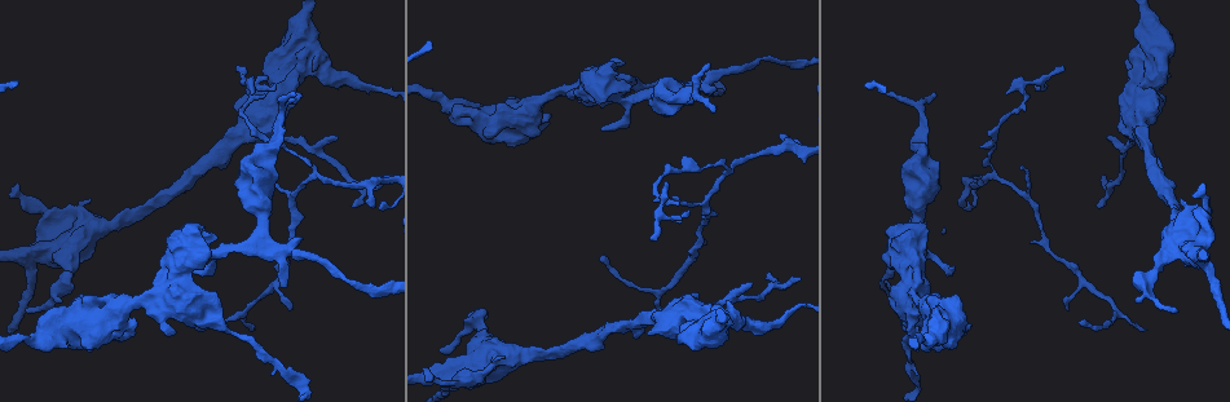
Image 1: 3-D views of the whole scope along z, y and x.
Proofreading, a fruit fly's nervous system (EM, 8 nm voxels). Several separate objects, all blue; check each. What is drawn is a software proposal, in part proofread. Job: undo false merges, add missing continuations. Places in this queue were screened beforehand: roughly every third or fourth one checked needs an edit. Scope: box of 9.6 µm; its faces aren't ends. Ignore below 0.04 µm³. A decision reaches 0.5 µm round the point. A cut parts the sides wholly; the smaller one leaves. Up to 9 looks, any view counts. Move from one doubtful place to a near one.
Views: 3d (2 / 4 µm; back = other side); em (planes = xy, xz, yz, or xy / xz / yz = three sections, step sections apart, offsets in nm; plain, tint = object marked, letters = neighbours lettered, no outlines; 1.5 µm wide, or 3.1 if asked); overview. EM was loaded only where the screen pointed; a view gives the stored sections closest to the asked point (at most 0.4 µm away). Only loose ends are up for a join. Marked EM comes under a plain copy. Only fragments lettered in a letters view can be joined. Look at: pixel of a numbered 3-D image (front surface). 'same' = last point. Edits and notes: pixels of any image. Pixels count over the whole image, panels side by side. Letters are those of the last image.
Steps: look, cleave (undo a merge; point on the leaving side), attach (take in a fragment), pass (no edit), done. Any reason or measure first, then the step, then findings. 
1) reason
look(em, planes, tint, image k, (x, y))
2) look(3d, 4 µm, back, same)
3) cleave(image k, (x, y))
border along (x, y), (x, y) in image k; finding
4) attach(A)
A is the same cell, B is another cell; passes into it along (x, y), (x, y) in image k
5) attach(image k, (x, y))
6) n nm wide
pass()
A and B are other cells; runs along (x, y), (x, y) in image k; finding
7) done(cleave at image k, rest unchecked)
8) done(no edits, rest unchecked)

long arm stops here
look(3d, 4 µm, image 1, (440, 350))

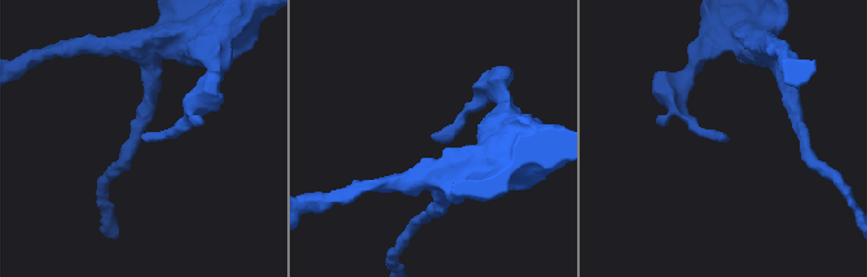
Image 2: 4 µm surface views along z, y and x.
look(em, planes, letters, image 2, (433, 135))

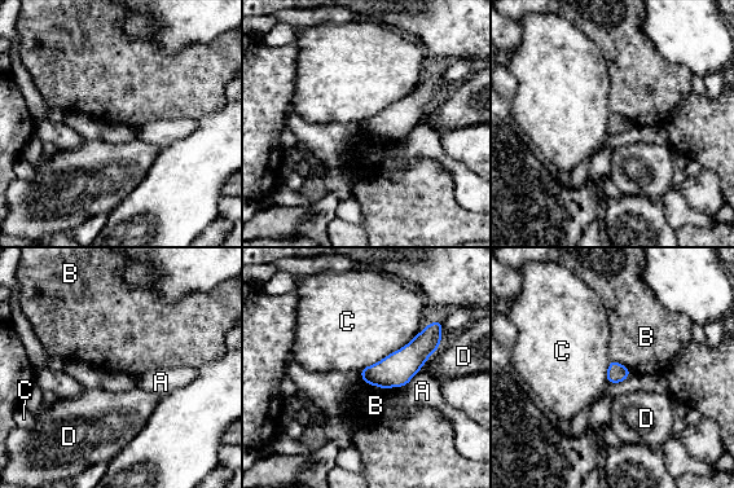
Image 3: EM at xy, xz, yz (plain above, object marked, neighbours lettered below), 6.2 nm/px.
pass()
A, B, C and D are other cells; border along (416, 335), (401, 347), (360, 370) in image 3; no lettered fragment goes on from it

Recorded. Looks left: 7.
free end
look(3d, 4 µm, image 1, (1098, 208))

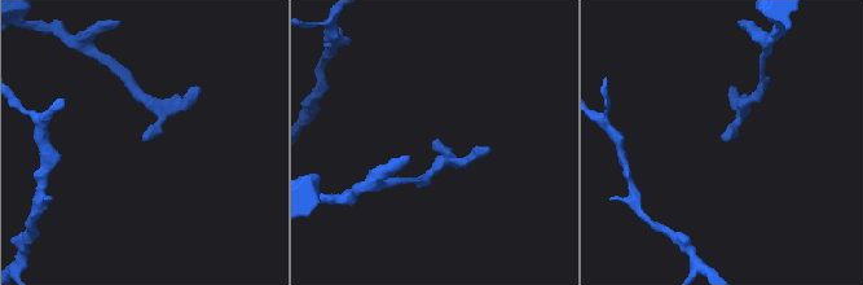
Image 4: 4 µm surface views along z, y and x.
look(em, planes, tint, image 4, (722, 137))

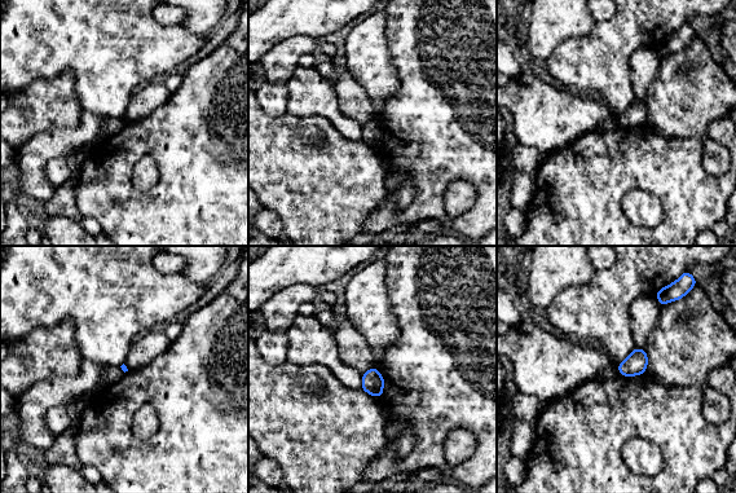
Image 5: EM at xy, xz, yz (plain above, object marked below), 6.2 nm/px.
what lies round it
look(em, planes, letters, same)

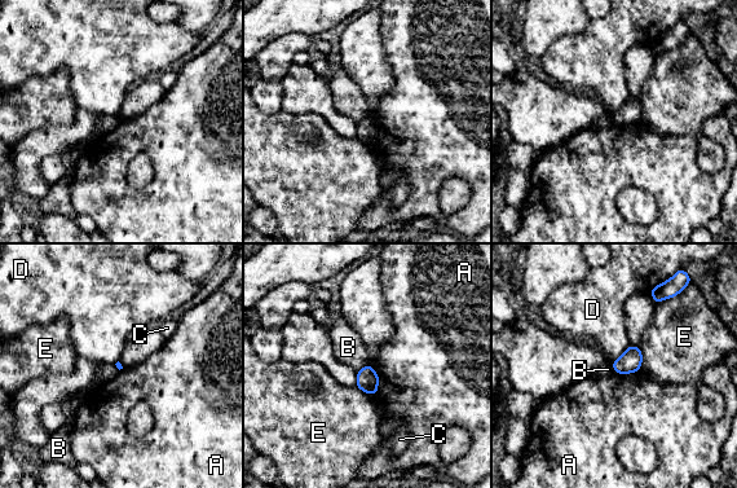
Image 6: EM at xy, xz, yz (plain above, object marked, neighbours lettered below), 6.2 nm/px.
pass()
A, B, C, D and E are other cells; border along (369, 364), (378, 376), (375, 395) in image 6; no lettered fragment goes on from it

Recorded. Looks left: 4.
free end
look(em, planes, letters, image 1, (173, 335))

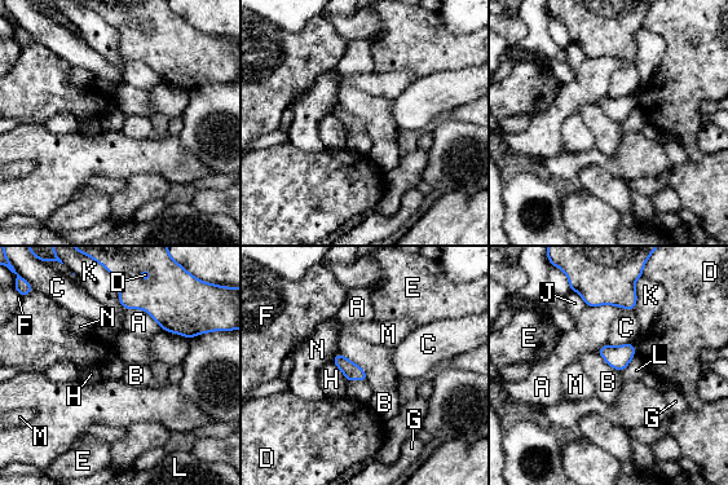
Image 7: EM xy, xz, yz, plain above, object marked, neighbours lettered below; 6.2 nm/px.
pass()
A, B, C, D, E, F, G, H, J, K, L, M and N are other cells; border along (340, 352), (364, 370), (366, 380) in image 7; no lettered fragment goes on from it

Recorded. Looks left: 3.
branch stops here
look(em, yz, step 4, letters, image 1, (932, 94))

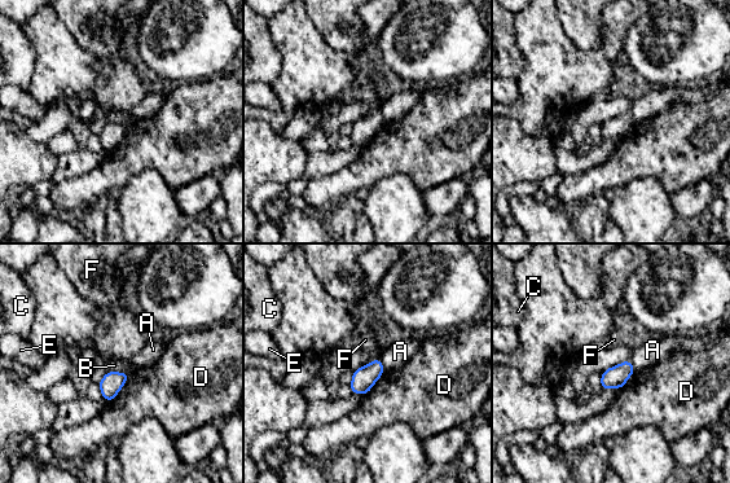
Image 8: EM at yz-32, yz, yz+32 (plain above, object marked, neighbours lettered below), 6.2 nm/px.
140 nm wide
pass()
A, B, C, D, E and F are other cells; border along (106, 372), (127, 372), (130, 374) in image 8; none of them fits

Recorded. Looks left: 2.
done(no edits, rest unchecked)

